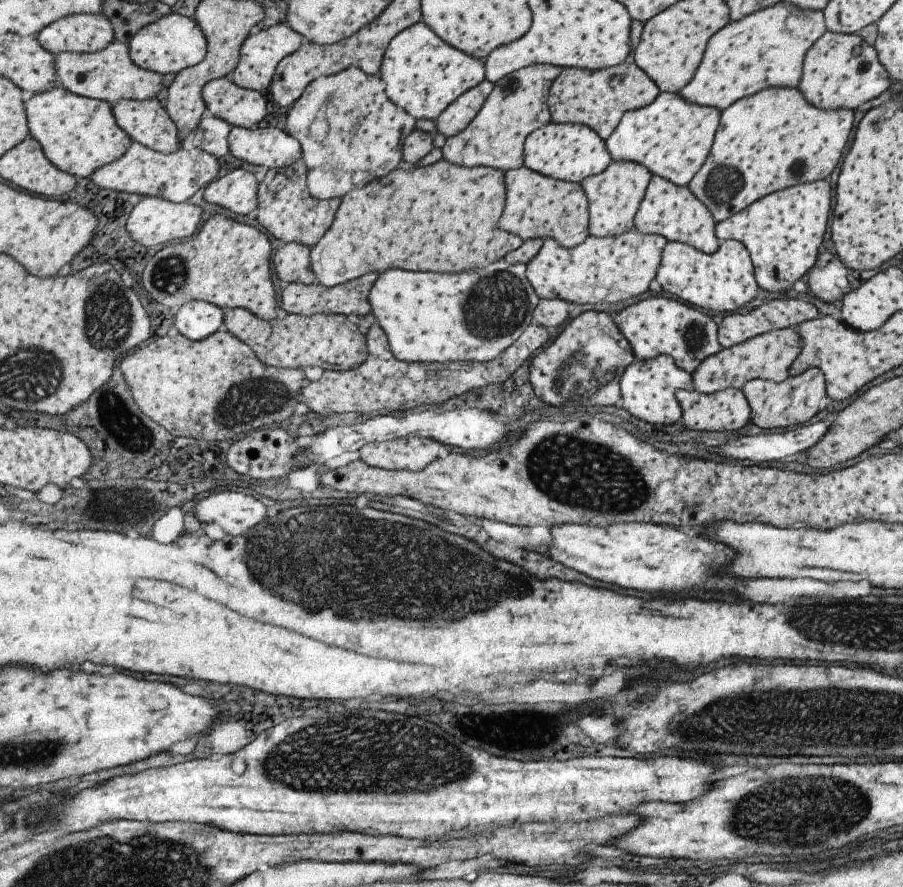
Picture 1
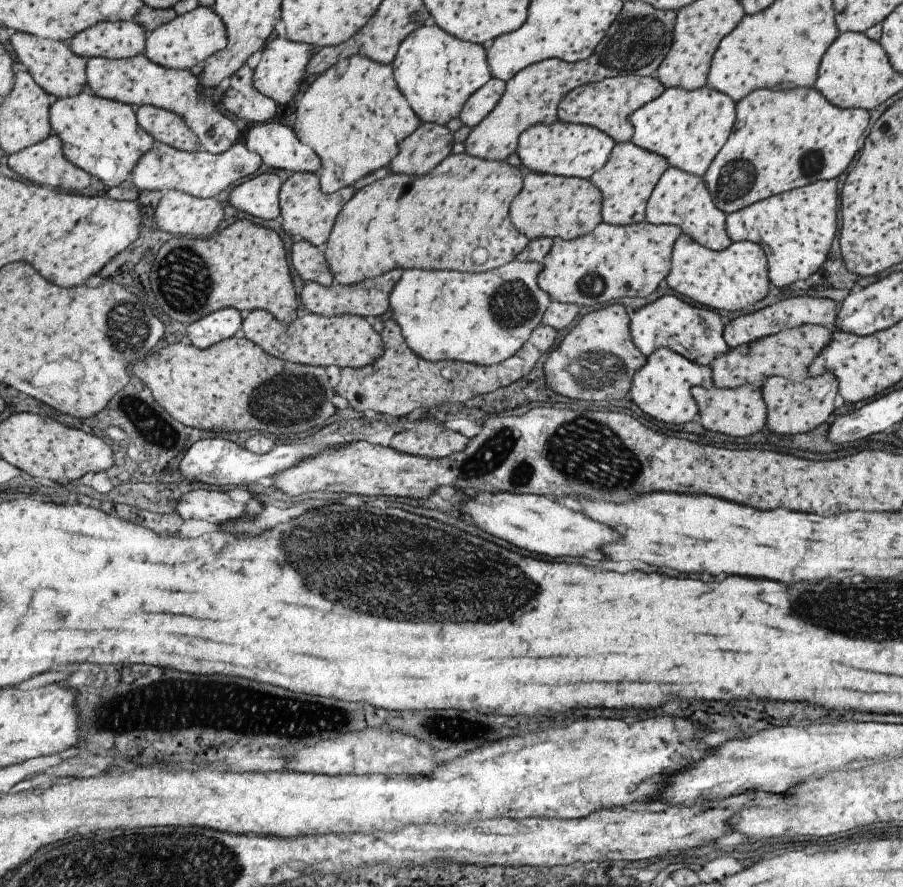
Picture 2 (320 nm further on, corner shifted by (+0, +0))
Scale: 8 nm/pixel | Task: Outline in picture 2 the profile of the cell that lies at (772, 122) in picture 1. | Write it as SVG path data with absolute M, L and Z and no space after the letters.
M814 86L788 91L752 90L734 103L734 109L731 134L702 176L715 206L725 214L807 183L836 179L855 158L859 150L859 138L869 122L869 111L833 106Z

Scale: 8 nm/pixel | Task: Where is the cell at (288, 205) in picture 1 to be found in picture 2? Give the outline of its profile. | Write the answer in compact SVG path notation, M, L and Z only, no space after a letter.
M295 173L281 183L278 192L279 218L285 234L301 236L313 246L322 248L328 239L335 217L343 205L353 196L351 187L343 187L332 193L323 193L318 183L317 173Z

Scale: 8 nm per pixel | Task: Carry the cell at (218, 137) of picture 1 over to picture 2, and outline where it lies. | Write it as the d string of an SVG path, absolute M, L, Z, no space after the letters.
M145 53L131 57L130 59L110 59L107 57L91 57L88 60L88 84L91 92L121 101L134 107L140 108L143 105L153 105L163 110L177 113L185 119L185 123L201 142L201 150L216 155L225 152L239 138L241 126L235 123L231 118L227 118L215 108L215 102L211 98L193 98L193 94L215 94L215 87L200 87L200 82L191 74L190 69L179 70L159 66L153 62Z

